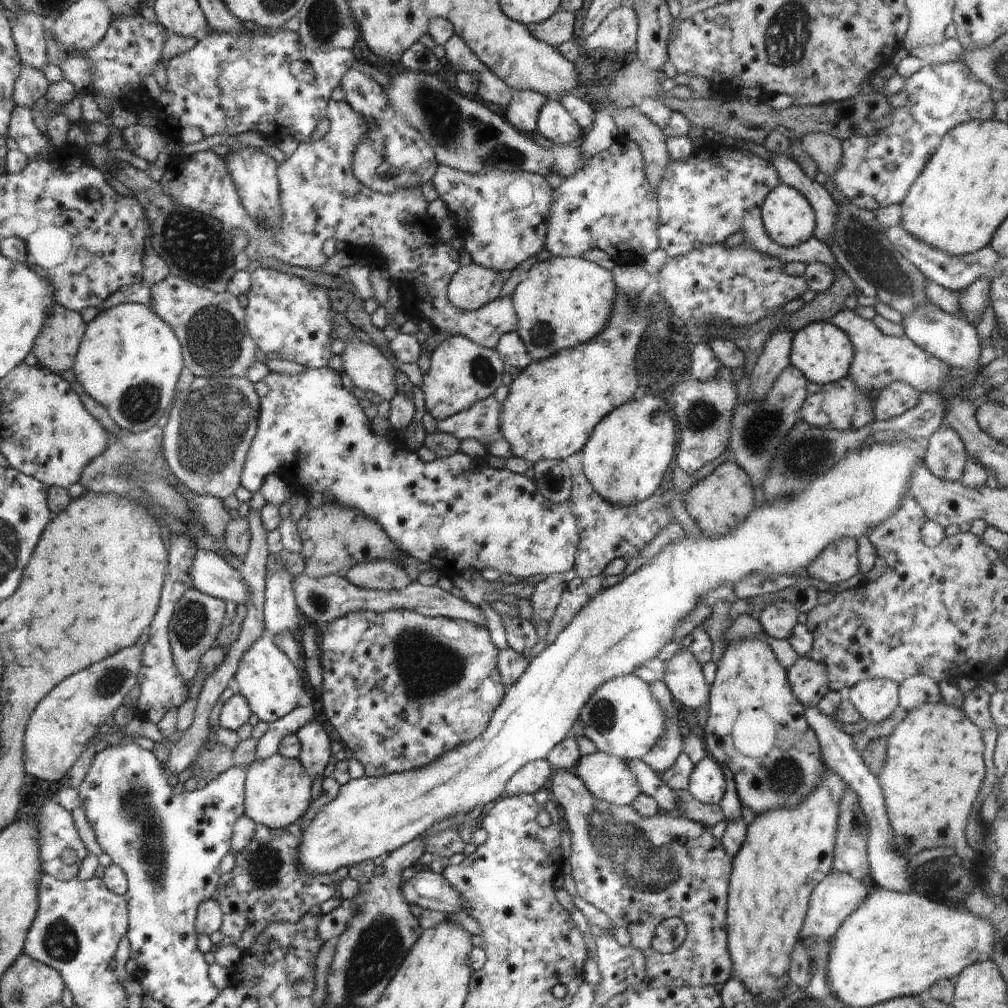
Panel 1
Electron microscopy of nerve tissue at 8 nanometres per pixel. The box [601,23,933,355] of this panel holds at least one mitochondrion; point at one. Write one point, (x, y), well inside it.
(865, 246)

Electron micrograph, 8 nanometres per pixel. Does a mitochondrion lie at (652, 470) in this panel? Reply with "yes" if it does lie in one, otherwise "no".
no

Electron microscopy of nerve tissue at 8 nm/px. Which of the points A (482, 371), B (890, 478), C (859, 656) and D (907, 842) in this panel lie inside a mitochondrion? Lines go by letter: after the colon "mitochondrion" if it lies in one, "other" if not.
A: mitochondrion
B: other
C: other
D: mitochondrion

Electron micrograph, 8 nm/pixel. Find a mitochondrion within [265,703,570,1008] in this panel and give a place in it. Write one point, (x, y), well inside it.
(378, 949)

